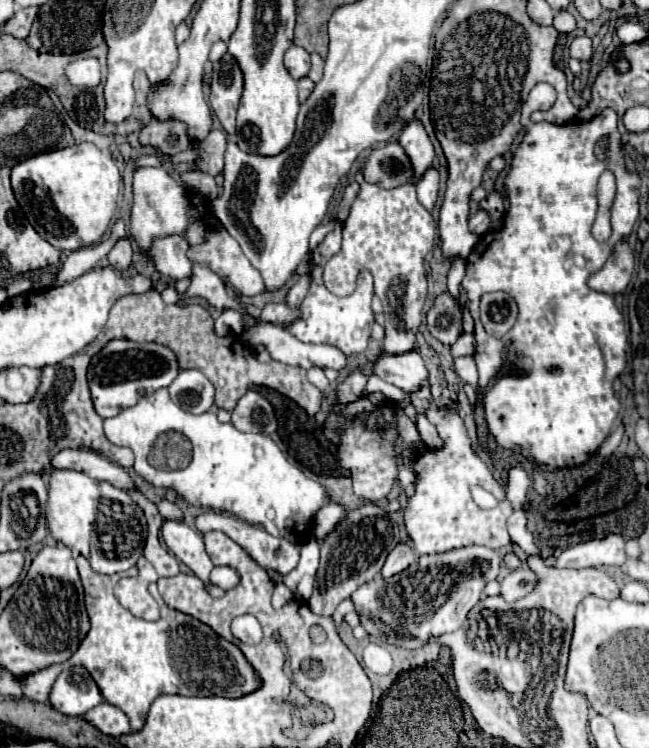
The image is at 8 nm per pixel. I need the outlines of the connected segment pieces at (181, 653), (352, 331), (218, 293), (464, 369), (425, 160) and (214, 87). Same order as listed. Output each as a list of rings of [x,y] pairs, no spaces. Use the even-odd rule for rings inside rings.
[[[84,556],[78,558],[78,572],[86,594],[90,632],[68,662],[54,664],[42,672],[20,678],[26,698],[46,702],[52,684],[62,670],[70,666],[84,666],[98,684],[104,700],[118,706],[130,718],[132,732],[138,732],[144,726],[150,704],[160,694],[242,698],[260,688],[260,676],[246,660],[242,650],[236,644],[220,638],[210,626],[198,622],[196,618],[168,608],[158,594],[156,584],[150,584],[150,592],[156,602],[160,602],[160,620],[148,622],[132,616],[116,600],[114,586],[120,574],[98,574],[90,568]]]
[[[338,224],[330,234],[326,234],[324,242],[312,252],[312,268],[310,268],[312,286],[310,286],[308,296],[302,302],[302,318],[298,322],[294,322],[292,326],[288,326],[288,332],[294,334],[302,342],[336,346],[346,356],[354,356],[354,354],[364,352],[368,346],[368,340],[370,340],[370,332],[372,332],[372,324],[374,324],[374,312],[370,308],[370,300],[372,300],[374,288],[372,288],[372,274],[368,270],[362,270],[358,276],[356,292],[352,296],[340,298],[326,290],[326,286],[322,282],[322,270],[324,270],[324,264],[334,254],[340,252],[340,246],[342,246],[342,224]]]
[[[194,264],[194,274],[192,274],[192,282],[188,286],[188,290],[184,292],[184,296],[176,294],[176,300],[180,298],[206,298],[212,306],[216,308],[234,308],[234,310],[242,310],[238,306],[238,302],[234,298],[230,298],[226,294],[224,282],[220,276],[216,276],[214,272],[210,272],[208,268],[204,268],[202,264]]]
[[[472,356],[456,358],[456,374],[462,376],[462,380],[470,380],[470,384],[474,386],[478,382],[478,372],[476,372],[474,358]]]
[[[410,122],[402,132],[402,142],[398,138],[398,144],[404,148],[406,156],[410,158],[412,174],[418,180],[432,166],[434,160],[434,148],[424,126],[420,122]]]
[[[232,54],[214,62],[214,80],[210,84],[210,106],[224,128],[236,128],[236,108],[244,90],[242,70]]]

